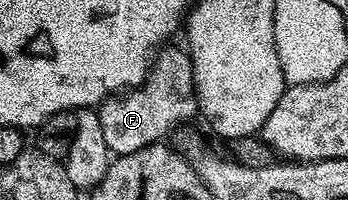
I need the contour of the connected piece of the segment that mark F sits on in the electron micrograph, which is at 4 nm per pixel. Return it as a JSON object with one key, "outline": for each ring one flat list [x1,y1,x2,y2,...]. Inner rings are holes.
{"outline":[[171,47,158,52,159,60,150,68,148,77,140,91,128,90,126,93,108,97,99,104,101,134,112,156,128,155,142,147,150,147,160,142,159,134,178,125,182,119,197,115,195,102,195,83,191,80,191,57,186,50]]}

